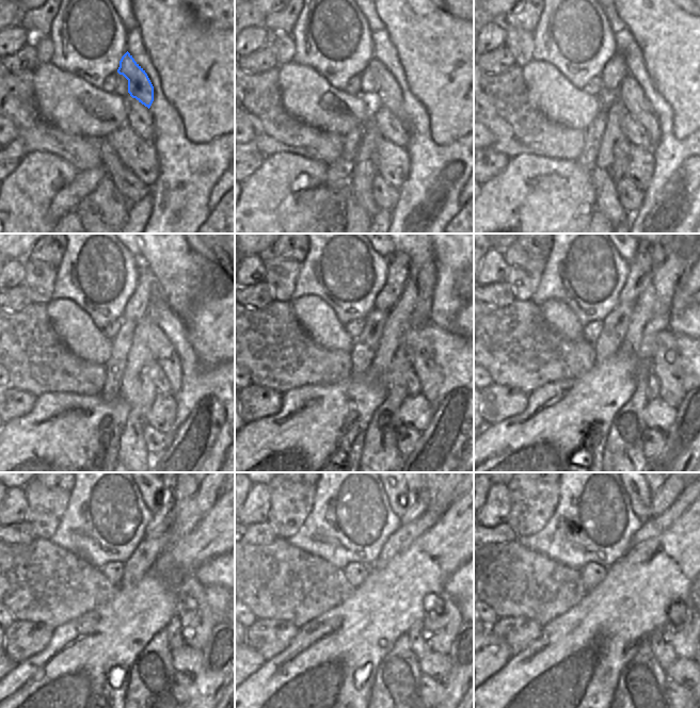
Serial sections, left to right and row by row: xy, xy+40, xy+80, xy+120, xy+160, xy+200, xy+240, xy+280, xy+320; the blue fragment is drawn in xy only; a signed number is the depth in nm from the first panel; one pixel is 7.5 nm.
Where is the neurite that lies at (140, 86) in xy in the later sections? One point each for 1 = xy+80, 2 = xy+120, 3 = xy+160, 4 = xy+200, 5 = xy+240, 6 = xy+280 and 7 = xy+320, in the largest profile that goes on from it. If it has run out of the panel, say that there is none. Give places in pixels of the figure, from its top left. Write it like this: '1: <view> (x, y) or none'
1: xy+80 (630, 93)
2: xy+120 (158, 343)
3: xy+160 (419, 350)
4: xy+200 (665, 364)
5: xy+240 (197, 620)
6: xy+280 (442, 621)
7: xy+320 (684, 624)

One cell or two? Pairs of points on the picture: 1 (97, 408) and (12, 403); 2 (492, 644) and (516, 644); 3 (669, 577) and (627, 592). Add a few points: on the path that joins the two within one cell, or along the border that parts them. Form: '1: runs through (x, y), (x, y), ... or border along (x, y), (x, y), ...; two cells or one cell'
1: border along (36, 397), (33, 407), (28, 413), (12, 418); two cells
2: border along (489, 627), (514, 652); two cells
3: runs through (658, 577), (650, 577), (638, 589); one cell

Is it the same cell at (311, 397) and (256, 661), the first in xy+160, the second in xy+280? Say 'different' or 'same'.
different

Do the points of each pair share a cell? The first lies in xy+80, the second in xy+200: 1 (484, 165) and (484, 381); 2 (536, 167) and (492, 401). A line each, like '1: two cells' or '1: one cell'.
1: two cells
2: two cells

